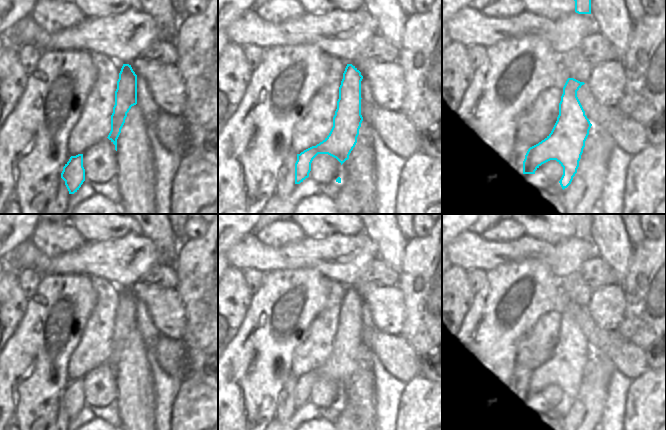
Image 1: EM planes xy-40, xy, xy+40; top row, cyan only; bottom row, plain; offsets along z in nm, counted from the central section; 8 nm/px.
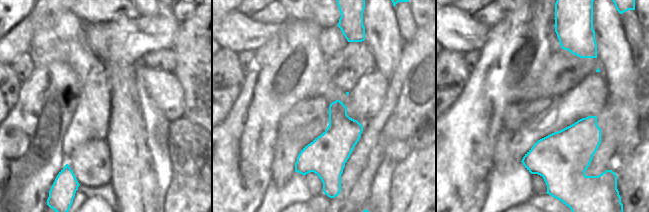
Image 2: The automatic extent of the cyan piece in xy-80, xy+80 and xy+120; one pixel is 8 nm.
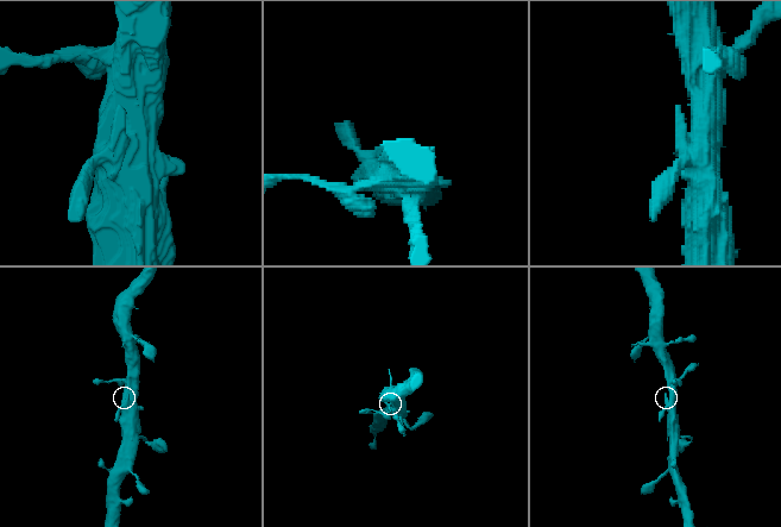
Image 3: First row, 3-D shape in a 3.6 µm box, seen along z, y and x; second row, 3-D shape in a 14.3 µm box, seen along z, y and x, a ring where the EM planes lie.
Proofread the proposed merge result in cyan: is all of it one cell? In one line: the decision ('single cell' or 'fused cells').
single cell

